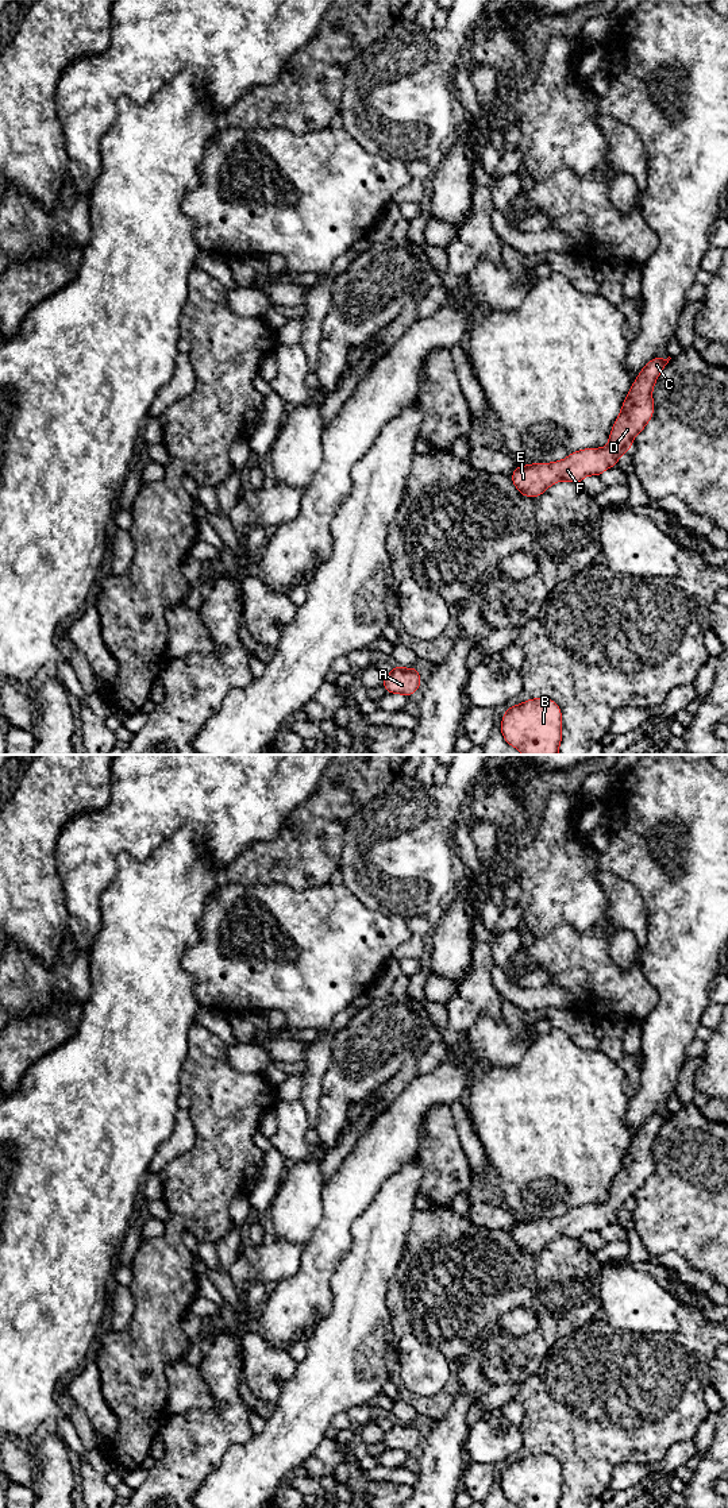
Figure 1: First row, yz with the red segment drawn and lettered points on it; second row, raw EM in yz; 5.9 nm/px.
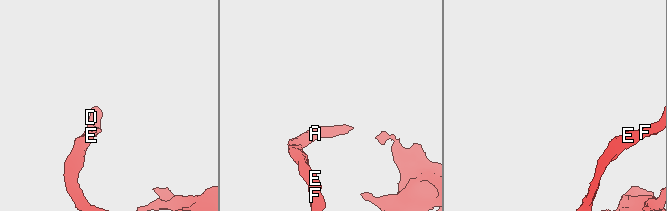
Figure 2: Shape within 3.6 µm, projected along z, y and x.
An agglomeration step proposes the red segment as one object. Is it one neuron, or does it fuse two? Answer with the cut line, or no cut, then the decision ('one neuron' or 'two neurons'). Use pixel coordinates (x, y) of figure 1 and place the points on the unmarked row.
no cut | one neuron

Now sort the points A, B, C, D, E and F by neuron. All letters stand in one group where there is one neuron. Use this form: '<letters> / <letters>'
A B C D E F

